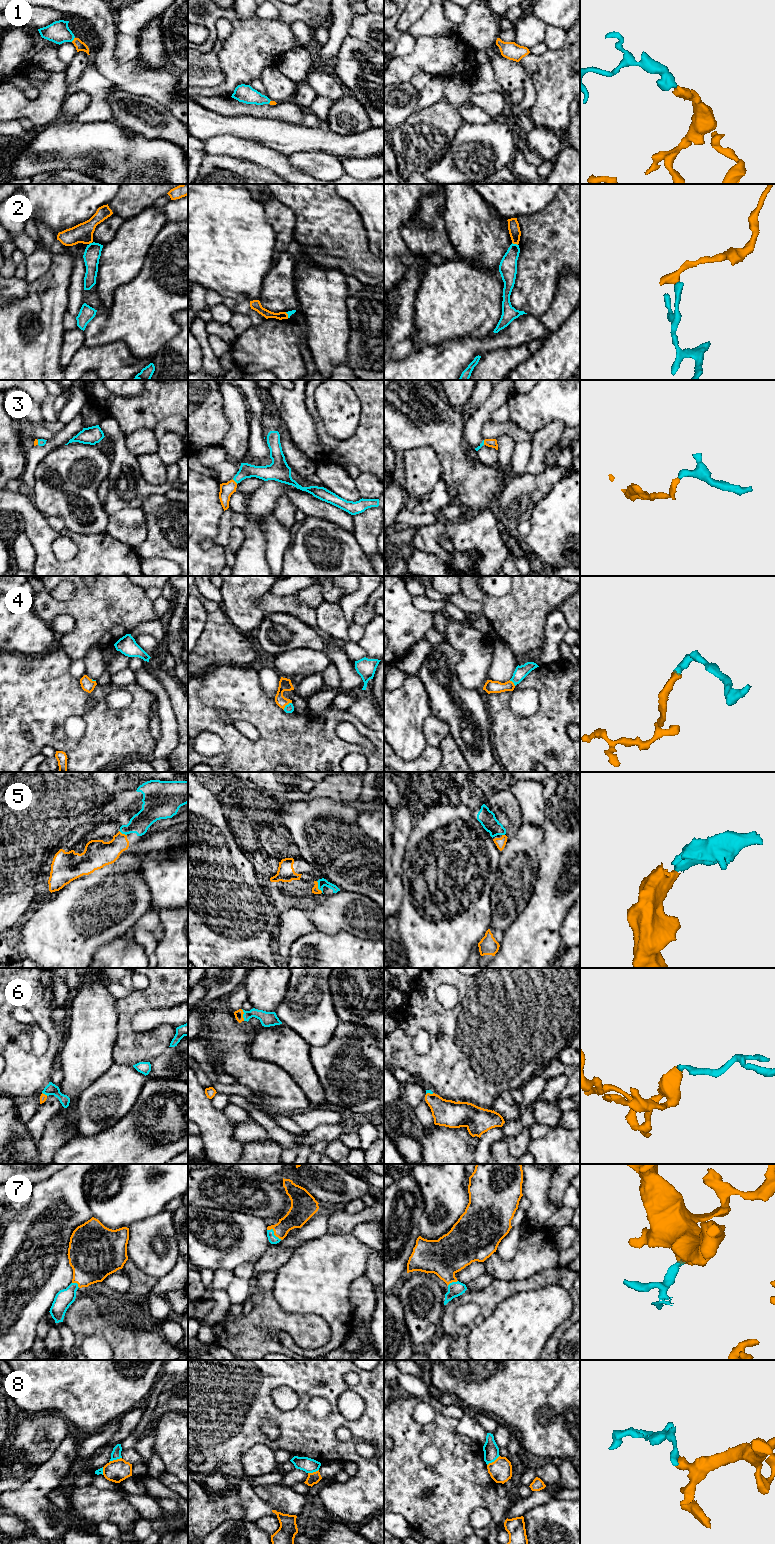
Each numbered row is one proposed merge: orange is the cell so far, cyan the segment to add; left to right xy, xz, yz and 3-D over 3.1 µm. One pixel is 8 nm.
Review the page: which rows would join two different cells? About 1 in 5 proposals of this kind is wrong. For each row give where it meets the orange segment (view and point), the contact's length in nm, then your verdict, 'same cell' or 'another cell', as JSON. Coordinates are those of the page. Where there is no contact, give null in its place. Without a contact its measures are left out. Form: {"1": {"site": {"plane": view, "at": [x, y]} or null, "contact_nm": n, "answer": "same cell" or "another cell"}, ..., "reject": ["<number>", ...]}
{"1": {"site": {"plane": "xy", "at": [74, 39]}, "contact_nm": 50, "answer": "same cell"}, "2": {"site": {"plane": "yz", "at": [515, 243]}, "contact_nm": 50, "answer": "another cell"}, "3": {"site": {"plane": "xz", "at": [234, 481]}, "contact_nm": 60, "answer": "same cell"}, "4": {"site": {"plane": "xz", "at": [286, 704]}, "contact_nm": 90, "answer": "same cell"}, "5": {"site": {"plane": "xz", "at": [317, 887]}, "contact_nm": 110, "answer": "same cell"}, "6": {"site": {"plane": "xz", "at": [242, 1015]}, "contact_nm": 100, "answer": "same cell"}, "7": {"site": {"plane": "xz", "at": [274, 1233]}, "contact_nm": 150, "answer": "same cell"}, "8": {"site": {"plane": "xy", "at": [115, 1460]}, "contact_nm": 110, "answer": "another cell"}, "reject": ["2", "8"]}

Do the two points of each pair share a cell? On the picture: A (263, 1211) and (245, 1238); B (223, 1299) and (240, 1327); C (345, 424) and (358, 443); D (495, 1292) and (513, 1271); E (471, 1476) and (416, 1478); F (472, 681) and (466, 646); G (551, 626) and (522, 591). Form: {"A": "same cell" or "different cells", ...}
{"A": "different cells", "B": "different cells", "C": "different cells", "D": "different cells", "E": "same cell", "F": "same cell", "G": "different cells"}

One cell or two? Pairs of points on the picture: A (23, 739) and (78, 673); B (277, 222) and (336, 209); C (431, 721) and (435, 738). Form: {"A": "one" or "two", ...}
{"A": "two", "B": "two", "C": "one"}

